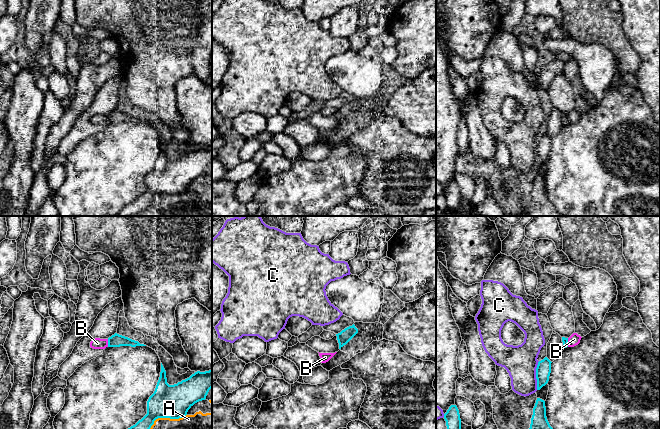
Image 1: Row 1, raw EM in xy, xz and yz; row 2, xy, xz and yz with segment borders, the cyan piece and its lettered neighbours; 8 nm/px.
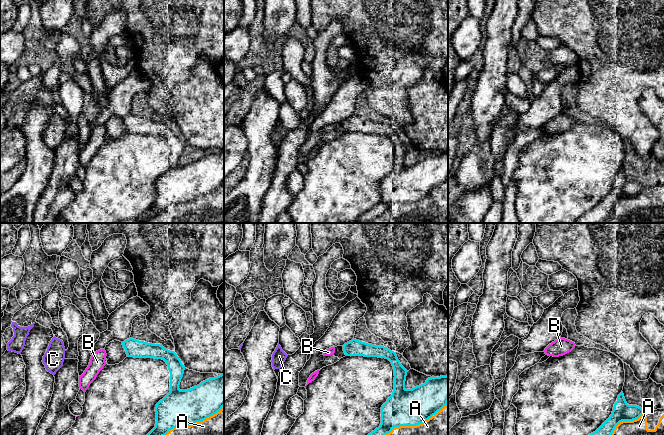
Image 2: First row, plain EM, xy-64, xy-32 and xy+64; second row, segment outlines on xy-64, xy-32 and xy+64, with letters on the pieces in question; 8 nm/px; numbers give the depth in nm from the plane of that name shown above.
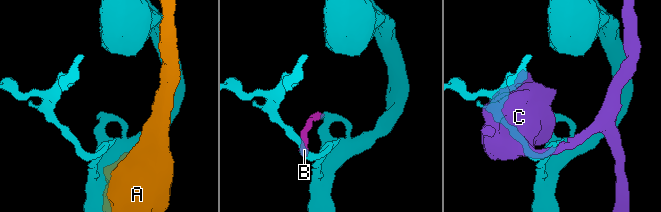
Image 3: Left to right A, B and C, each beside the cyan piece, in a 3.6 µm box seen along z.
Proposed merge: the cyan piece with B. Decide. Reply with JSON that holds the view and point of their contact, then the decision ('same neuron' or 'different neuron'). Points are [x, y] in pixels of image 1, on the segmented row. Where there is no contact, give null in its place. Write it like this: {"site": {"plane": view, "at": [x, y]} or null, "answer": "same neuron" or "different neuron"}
{"site": {"plane": "xy", "at": [108, 343]}, "answer": "different neuron"}

